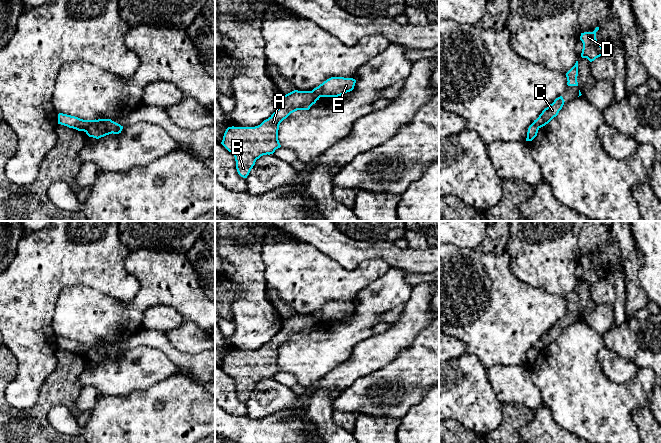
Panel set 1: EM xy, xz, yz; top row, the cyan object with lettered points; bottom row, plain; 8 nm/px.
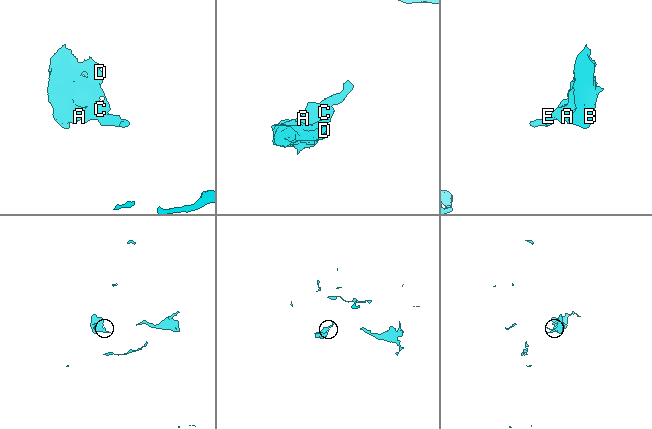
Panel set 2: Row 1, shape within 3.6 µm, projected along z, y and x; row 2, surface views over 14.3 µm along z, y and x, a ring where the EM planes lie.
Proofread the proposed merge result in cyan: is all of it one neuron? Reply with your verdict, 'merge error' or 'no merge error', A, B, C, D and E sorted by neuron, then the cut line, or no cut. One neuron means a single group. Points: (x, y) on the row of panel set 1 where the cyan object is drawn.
merge error; groups A B C D / E; cut xy (96, 120), (84, 131)

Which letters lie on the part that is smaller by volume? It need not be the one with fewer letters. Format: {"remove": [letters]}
{"remove": ["A", "B", "C", "D"]}

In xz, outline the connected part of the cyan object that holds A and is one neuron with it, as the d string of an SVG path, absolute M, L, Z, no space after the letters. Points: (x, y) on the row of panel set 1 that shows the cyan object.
M294 90L282 95L279 108L255 127L228 127L221 144L231 152L238 174L247 178L257 159L270 155L280 148L278 130L280 123L297 110L309 110L319 100L312 91Z

